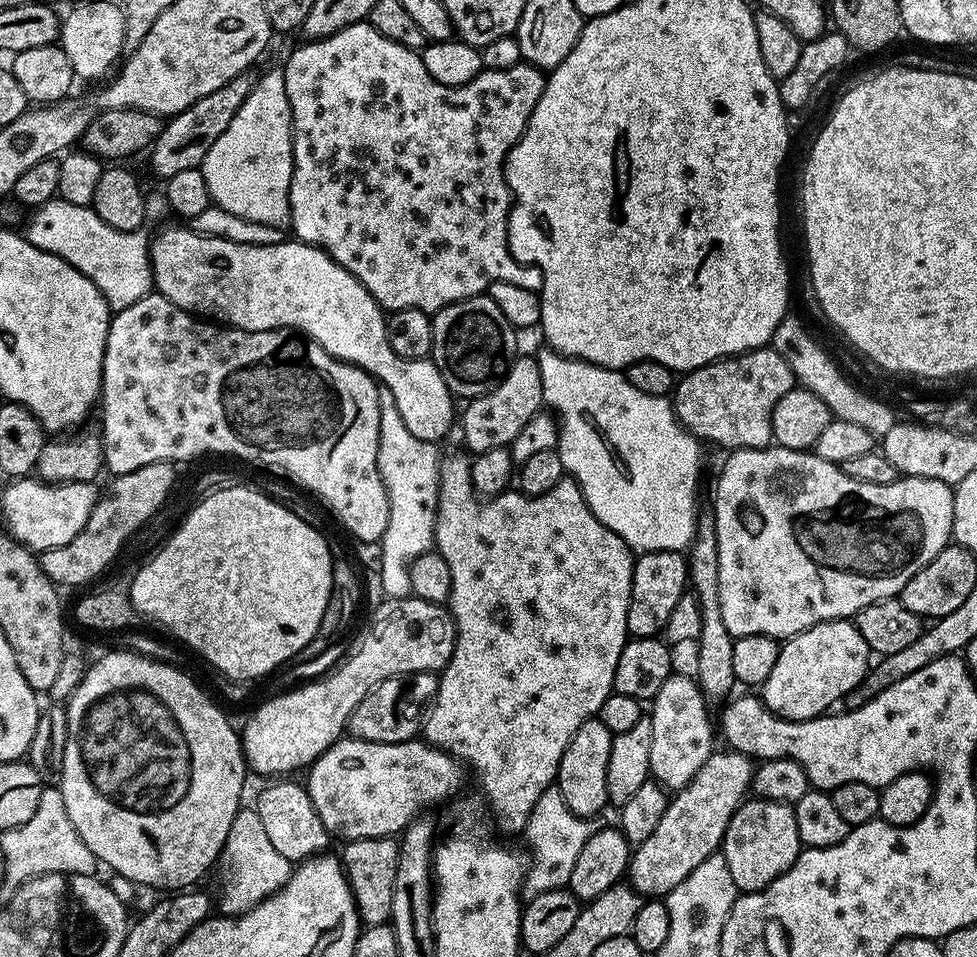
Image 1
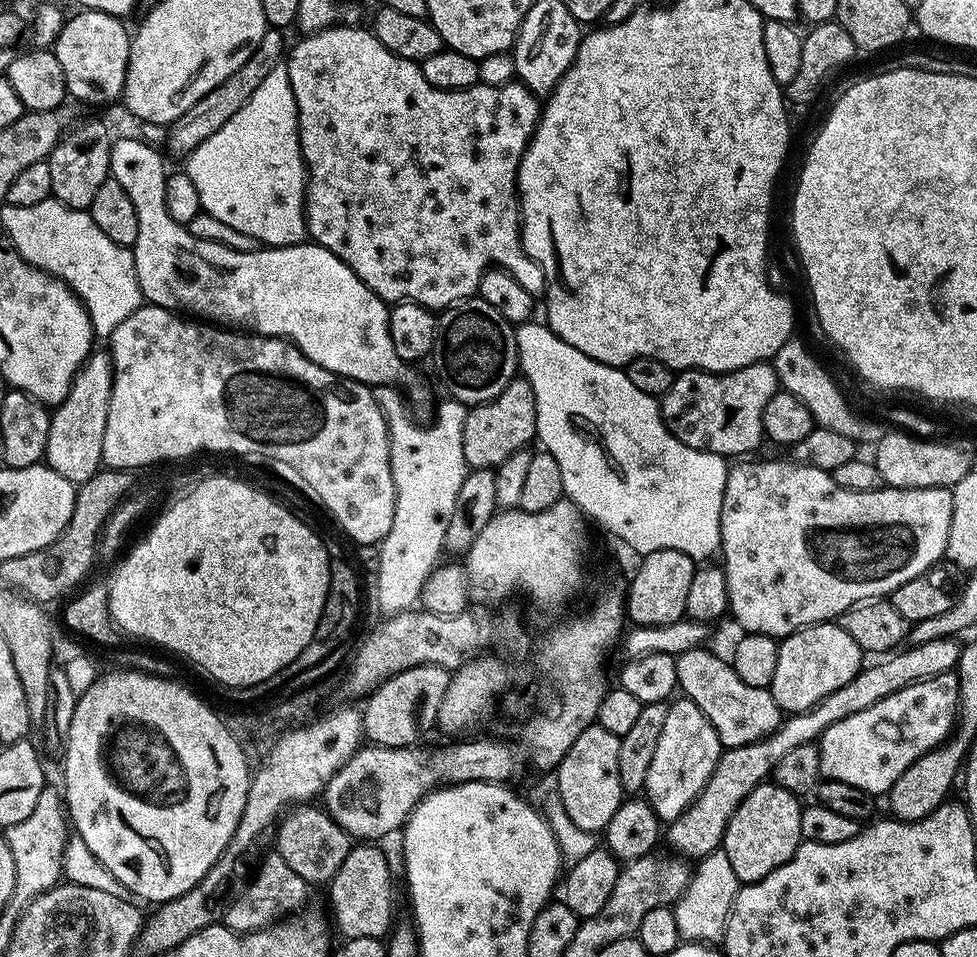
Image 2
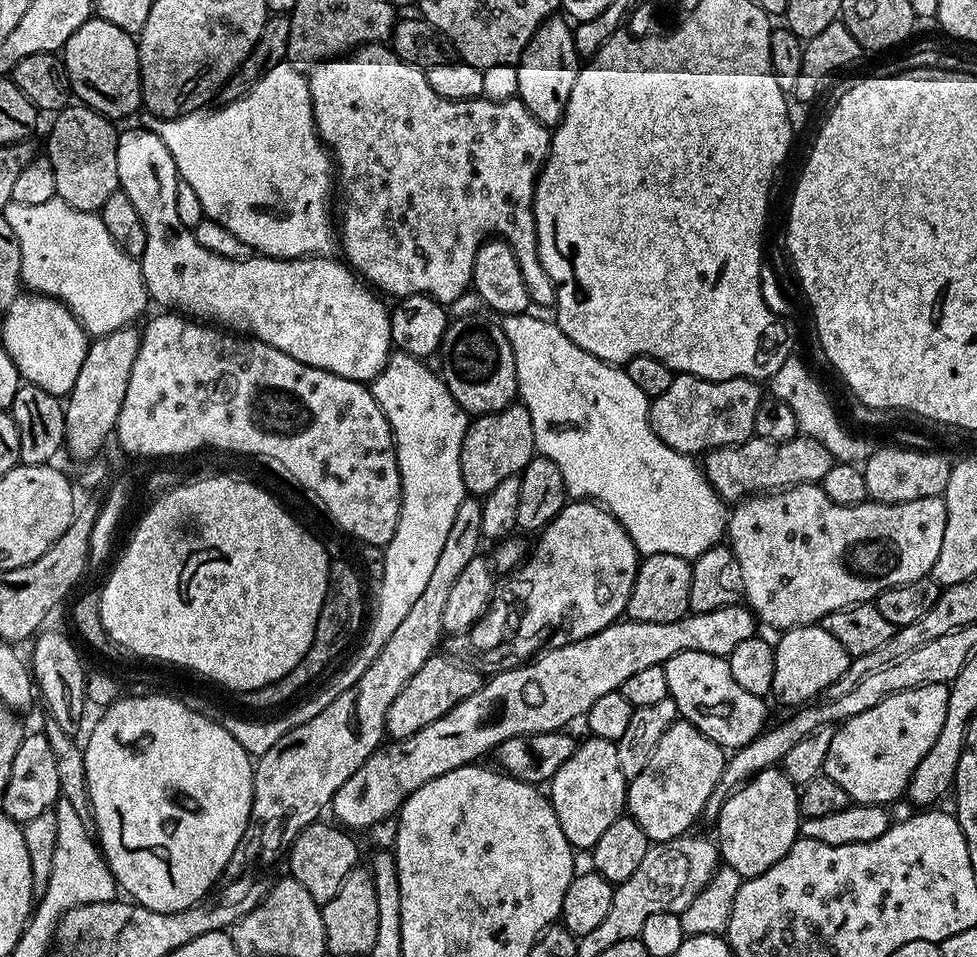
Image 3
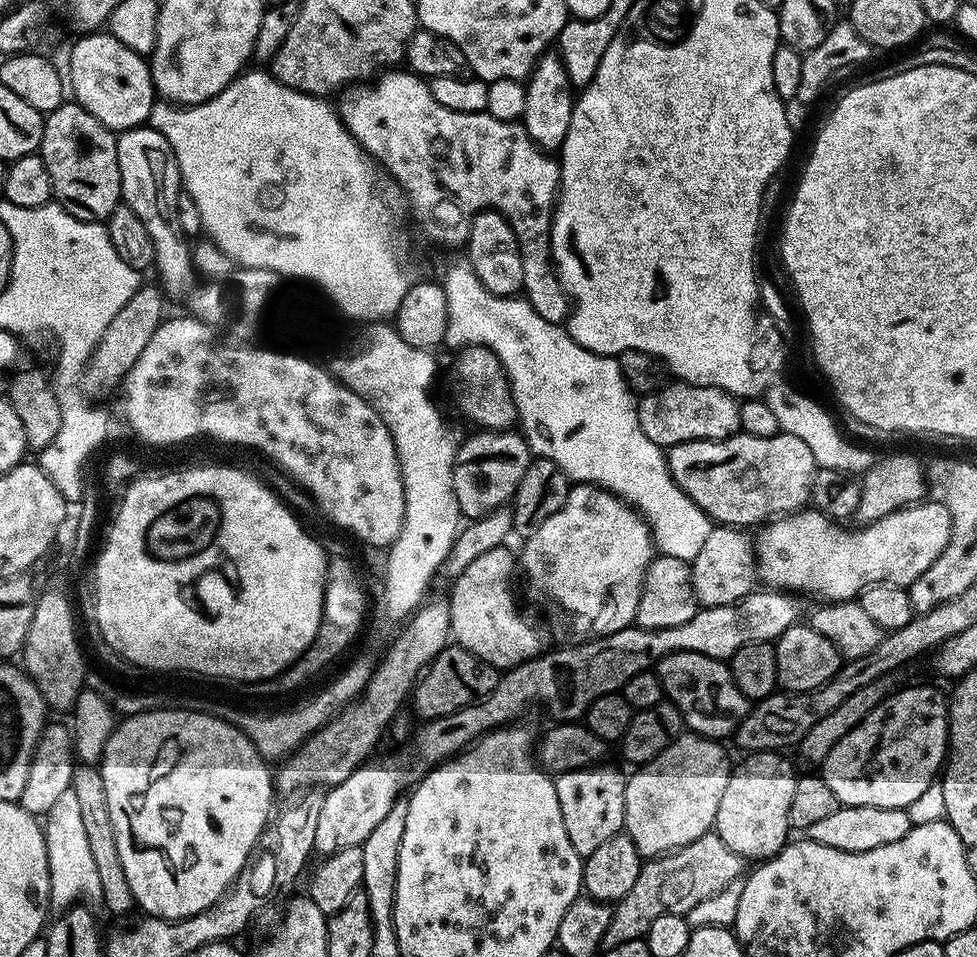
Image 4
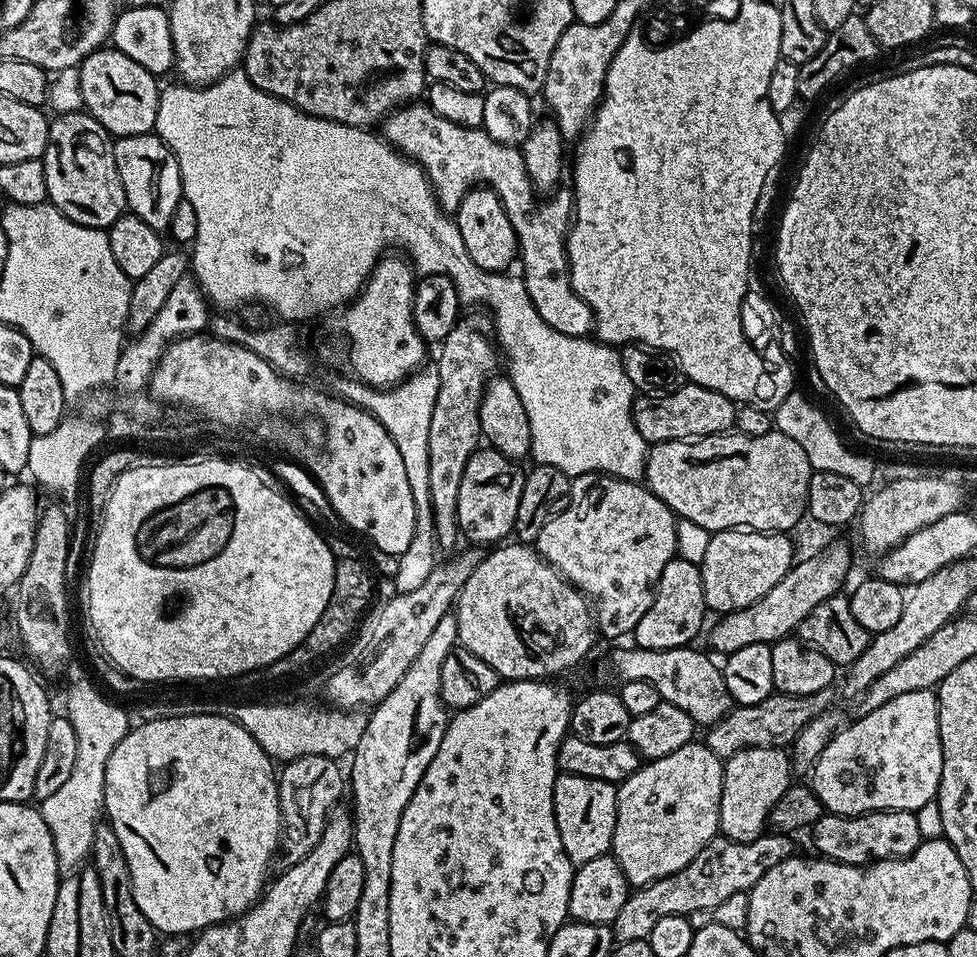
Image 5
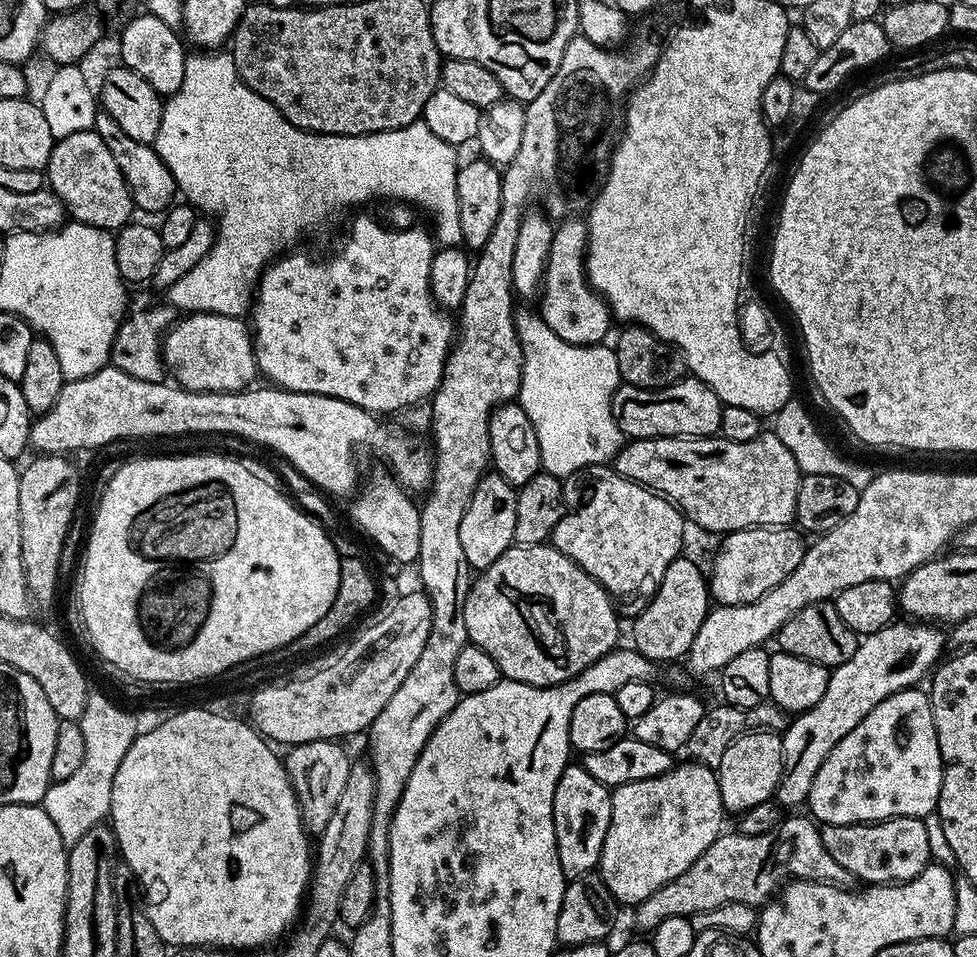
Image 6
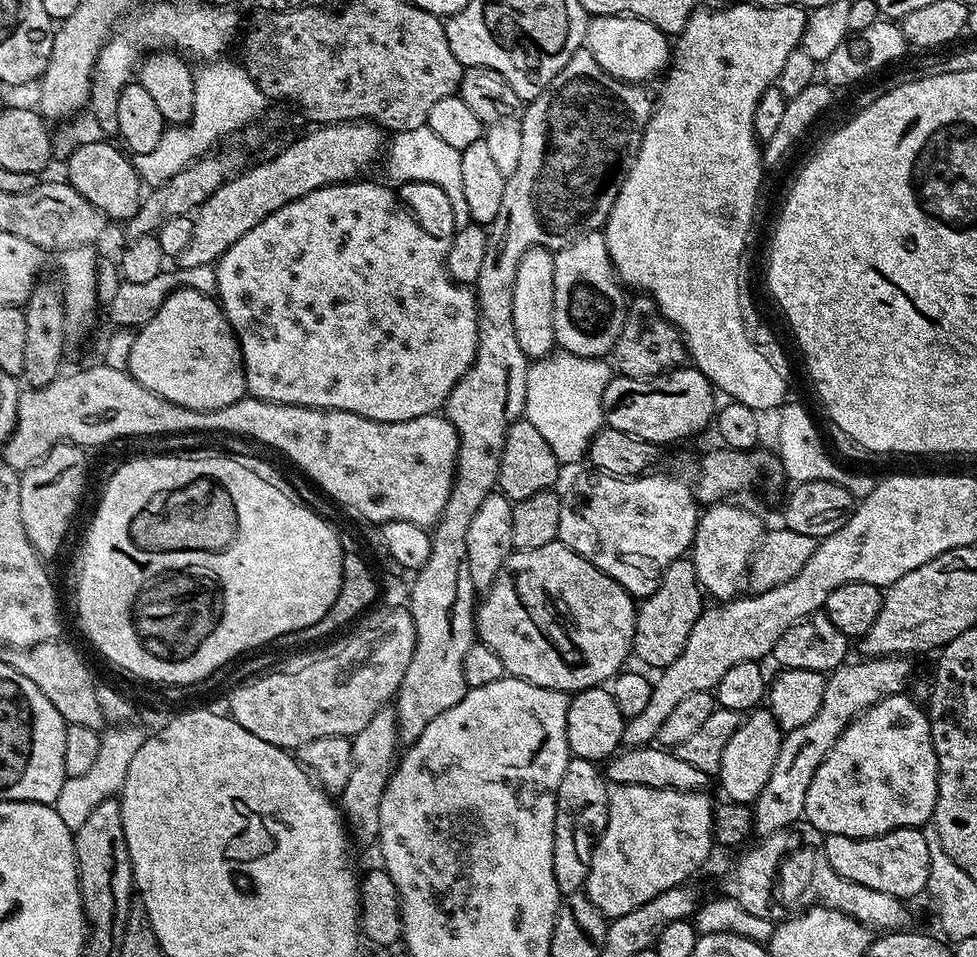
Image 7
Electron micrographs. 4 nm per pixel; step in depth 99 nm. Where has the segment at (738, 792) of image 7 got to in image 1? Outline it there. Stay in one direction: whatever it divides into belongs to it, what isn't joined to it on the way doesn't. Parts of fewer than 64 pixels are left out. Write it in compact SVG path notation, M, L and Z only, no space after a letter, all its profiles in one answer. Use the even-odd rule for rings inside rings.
M752 804L747 807L733 818L732 825L729 828L727 825L726 831L723 833L724 864L722 864L722 870L730 878L733 893L740 896L757 896L774 887L792 869L802 849L796 833L794 811L787 808L768 807L765 804Z

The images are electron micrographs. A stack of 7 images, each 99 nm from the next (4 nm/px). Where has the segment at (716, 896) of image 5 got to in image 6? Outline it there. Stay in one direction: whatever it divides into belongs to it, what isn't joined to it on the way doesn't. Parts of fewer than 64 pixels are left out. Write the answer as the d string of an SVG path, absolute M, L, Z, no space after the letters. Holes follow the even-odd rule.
M789 815L770 834L747 836L739 830L725 831L678 878L654 890L650 898L635 905L636 924L641 933L650 934L666 918L686 916L695 918L700 912L726 906L726 902L746 902L763 906L773 899L791 880L817 880L823 884L837 884L852 888L854 878L850 870L842 870L826 846L822 846L820 828L807 815Z

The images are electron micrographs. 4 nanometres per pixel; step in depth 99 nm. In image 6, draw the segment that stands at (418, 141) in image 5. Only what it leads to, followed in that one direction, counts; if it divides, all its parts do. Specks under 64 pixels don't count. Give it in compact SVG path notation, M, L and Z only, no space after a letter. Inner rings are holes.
M568 218L555 225L544 283L539 293L540 317L562 338L571 344L599 344L614 325L612 309L588 281L586 253L588 251L588 226L583 219ZM580 219L580 220L576 220Z

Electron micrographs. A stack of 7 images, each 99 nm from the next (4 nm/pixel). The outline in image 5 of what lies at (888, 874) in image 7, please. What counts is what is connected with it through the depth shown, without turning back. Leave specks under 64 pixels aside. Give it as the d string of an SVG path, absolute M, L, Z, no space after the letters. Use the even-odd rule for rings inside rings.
M863 812L861 816L837 816L825 814L814 822L810 829L812 844L817 848L819 855L825 860L836 860L840 864L872 864L876 860L896 860L899 856L909 856L918 850L922 842L918 830L918 818L915 812Z

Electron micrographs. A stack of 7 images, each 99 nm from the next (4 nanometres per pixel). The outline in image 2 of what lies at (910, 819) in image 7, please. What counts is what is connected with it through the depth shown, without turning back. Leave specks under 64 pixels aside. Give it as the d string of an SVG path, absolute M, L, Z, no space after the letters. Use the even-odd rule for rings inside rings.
M952 672L906 686L898 694L874 702L859 714L834 722L820 735L820 775L829 780L850 782L858 790L887 794L899 776L916 759L948 739L956 722L960 702L960 681Z

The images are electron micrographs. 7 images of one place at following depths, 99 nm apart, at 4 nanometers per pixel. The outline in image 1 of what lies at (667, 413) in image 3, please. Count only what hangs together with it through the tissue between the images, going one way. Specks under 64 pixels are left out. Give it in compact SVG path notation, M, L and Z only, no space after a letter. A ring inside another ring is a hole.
M755 348L752 352L741 352L738 356L728 356L724 360L715 360L694 371L681 375L674 388L674 407L680 425L701 442L709 440L723 450L738 448L767 448L773 443L772 415L778 398L794 386L794 377L790 366L776 352L775 348Z

